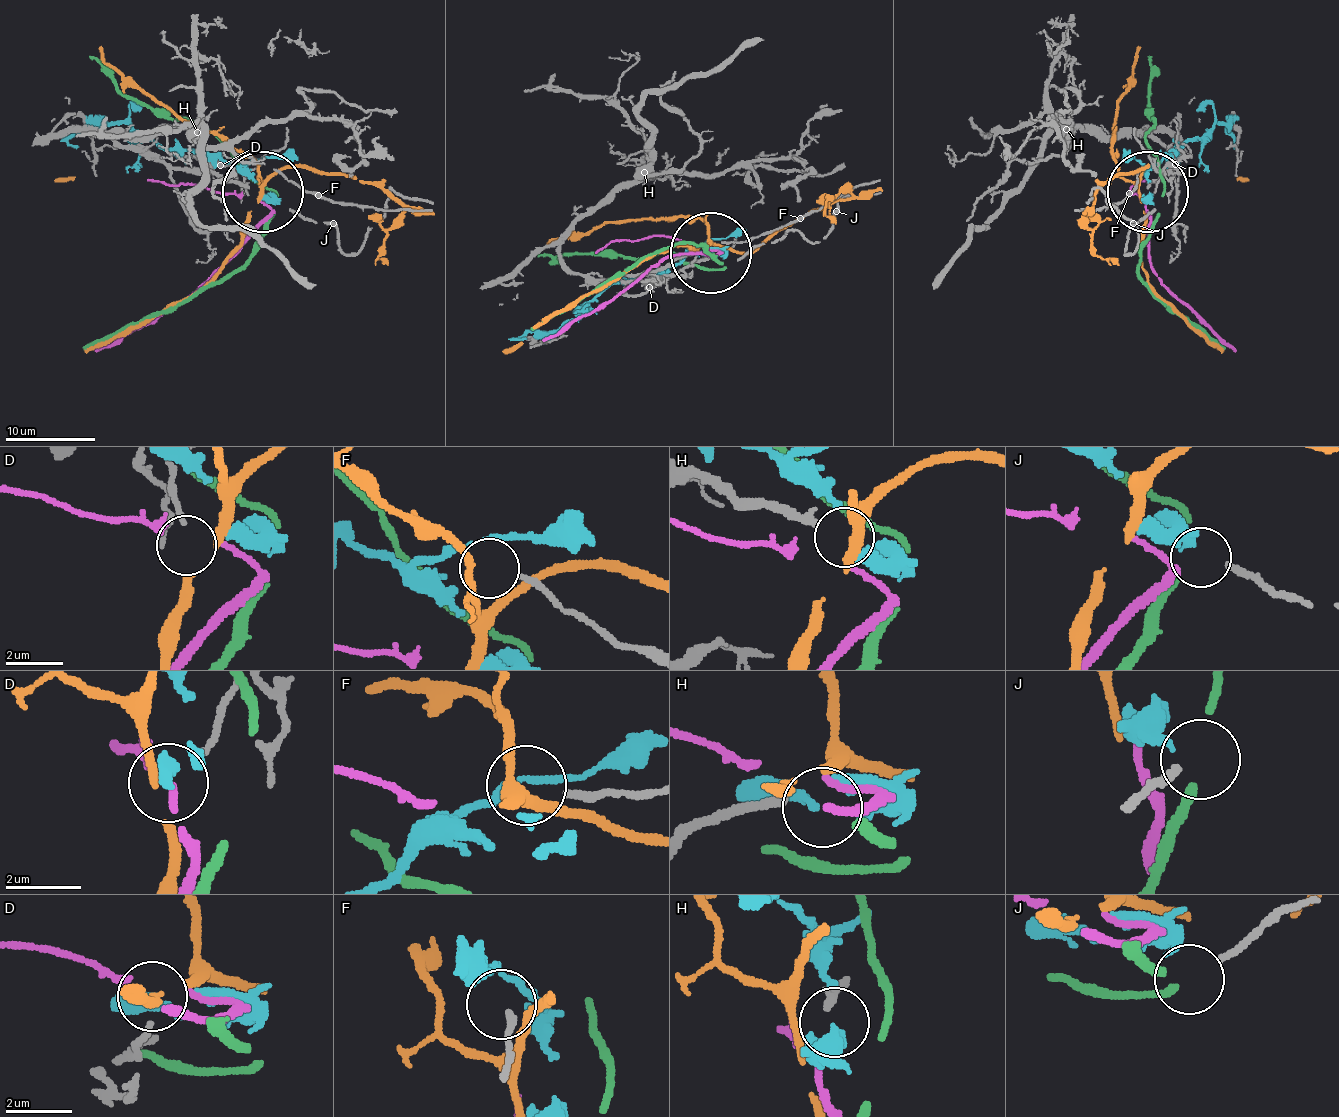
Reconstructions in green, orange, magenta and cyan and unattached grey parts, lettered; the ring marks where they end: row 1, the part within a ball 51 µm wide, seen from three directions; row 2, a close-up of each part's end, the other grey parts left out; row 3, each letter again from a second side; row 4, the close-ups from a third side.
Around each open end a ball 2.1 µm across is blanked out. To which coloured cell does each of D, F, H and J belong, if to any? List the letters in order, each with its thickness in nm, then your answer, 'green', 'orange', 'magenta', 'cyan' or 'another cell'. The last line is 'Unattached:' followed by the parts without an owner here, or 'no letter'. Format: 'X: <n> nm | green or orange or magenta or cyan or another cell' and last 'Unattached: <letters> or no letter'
D: 160 nm | orange
F: 240 nm | another cell
H: 260 nm | another cell
J: 240 nm | green
Unattached: F, H

